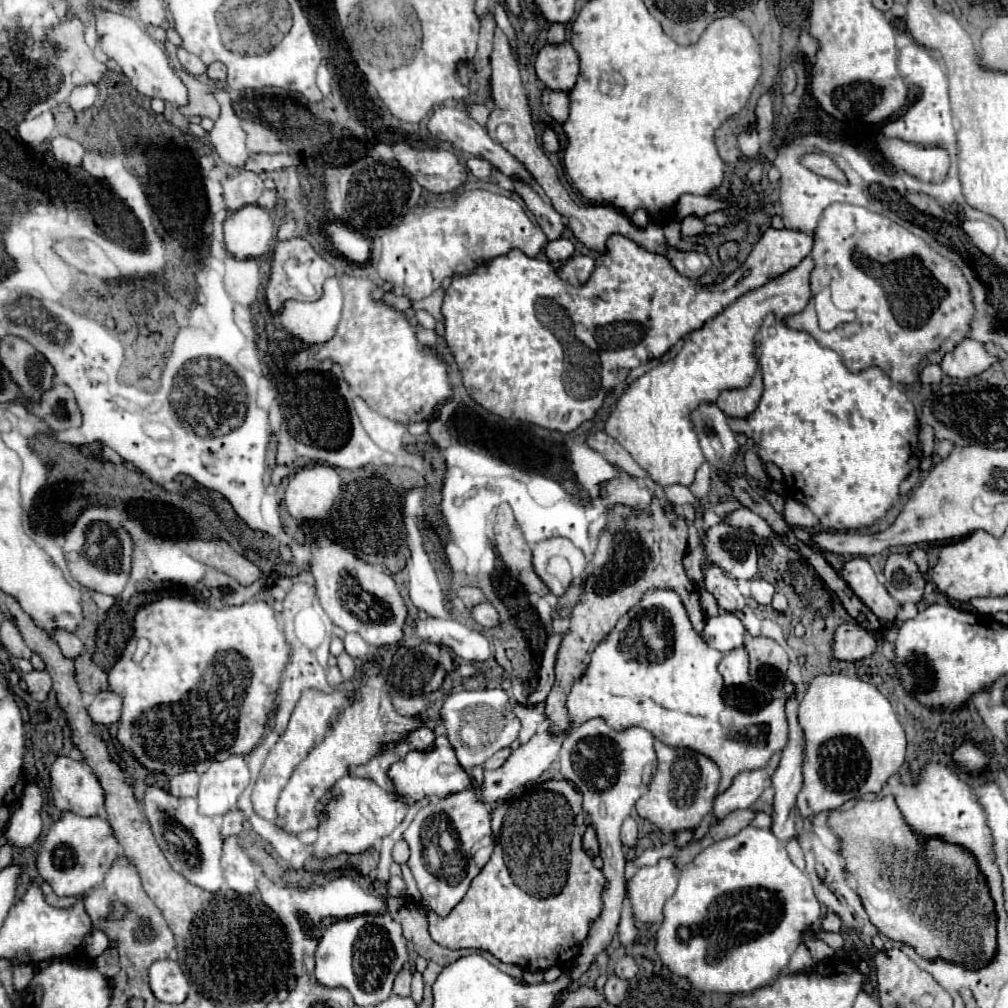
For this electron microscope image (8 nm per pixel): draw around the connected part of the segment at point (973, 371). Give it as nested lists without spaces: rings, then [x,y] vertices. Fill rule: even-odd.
[[[963,339],[953,351],[943,355],[941,369],[953,379],[969,379],[983,373],[993,361],[995,357],[991,357],[983,345],[975,343],[973,339]]]

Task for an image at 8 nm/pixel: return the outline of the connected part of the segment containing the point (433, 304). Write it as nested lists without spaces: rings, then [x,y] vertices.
[[[439,287],[433,295],[421,299],[421,301],[413,301],[411,307],[413,307],[413,309],[425,309],[425,311],[429,311],[435,319],[441,319],[441,317],[443,317],[443,315],[441,315],[441,303],[443,303],[443,297],[445,297],[445,289]]]

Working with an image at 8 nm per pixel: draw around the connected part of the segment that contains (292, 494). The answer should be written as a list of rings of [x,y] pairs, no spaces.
[[[329,465],[301,469],[287,485],[285,503],[295,519],[325,519],[341,493],[341,477]]]

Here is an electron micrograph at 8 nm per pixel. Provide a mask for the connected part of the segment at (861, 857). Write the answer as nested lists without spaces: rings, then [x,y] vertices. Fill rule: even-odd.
[[[891,795],[883,797],[883,799],[875,799],[875,801],[863,801],[859,799],[851,809],[847,811],[841,811],[841,809],[835,809],[829,813],[827,817],[827,825],[831,827],[831,831],[837,835],[839,839],[839,851],[841,851],[841,857],[847,861],[847,871],[857,879],[857,895],[871,919],[871,923],[879,929],[881,935],[893,939],[893,941],[903,941],[903,943],[911,943],[911,947],[915,947],[915,951],[919,951],[919,955],[927,957],[927,959],[935,959],[935,957],[941,957],[941,959],[951,959],[955,963],[963,963],[965,967],[983,967],[983,963],[987,963],[995,951],[997,951],[997,941],[995,941],[995,911],[991,909],[991,897],[989,897],[989,889],[987,889],[987,883],[983,879],[983,875],[979,875],[979,869],[977,869],[977,877],[975,877],[975,861],[973,857],[963,851],[961,847],[957,845],[947,845],[939,839],[931,839],[931,841],[923,841],[921,837],[913,835],[913,831],[903,823],[903,817],[895,805],[895,799]]]

